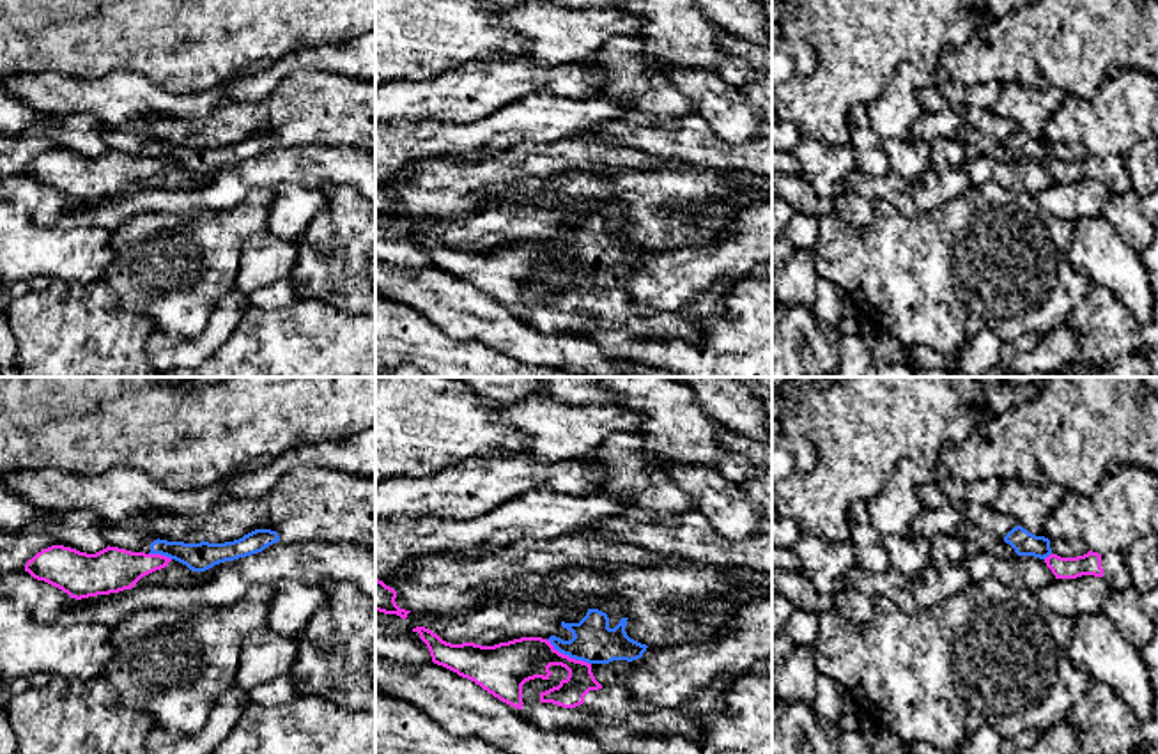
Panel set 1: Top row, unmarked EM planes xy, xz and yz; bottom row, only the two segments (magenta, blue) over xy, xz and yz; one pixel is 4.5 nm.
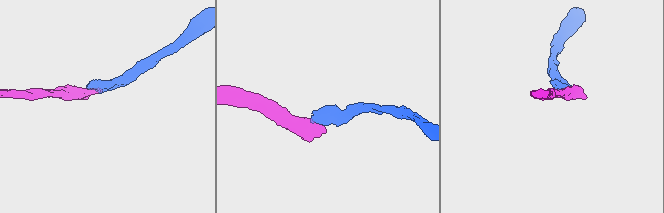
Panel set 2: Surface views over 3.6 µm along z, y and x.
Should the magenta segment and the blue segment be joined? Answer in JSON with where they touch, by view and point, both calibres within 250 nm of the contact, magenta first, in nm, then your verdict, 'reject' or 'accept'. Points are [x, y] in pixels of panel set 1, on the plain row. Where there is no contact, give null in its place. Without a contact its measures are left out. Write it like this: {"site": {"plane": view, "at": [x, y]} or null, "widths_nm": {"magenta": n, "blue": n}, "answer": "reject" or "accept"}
{"site": {"plane": "xz", "at": [567, 259]}, "widths_nm": {"magenta": 200, "blue": 190}, "answer": "reject"}

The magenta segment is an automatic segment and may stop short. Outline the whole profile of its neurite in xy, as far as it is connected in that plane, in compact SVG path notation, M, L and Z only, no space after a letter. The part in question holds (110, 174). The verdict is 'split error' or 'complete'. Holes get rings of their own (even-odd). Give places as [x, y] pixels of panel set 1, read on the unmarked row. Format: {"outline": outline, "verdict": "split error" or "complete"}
{"outline": "M51 149L28 163L25 175L81 204L131 193L142 181L168 170L170 165L161 158L131 156L110 149L96 158Z", "verdict": "complete"}

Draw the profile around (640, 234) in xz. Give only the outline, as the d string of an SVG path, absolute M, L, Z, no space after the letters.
M666 163L652 170L623 170L613 175L568 172L545 181L535 198L542 209L567 209L570 216L565 219L565 227L579 227L590 212L606 216L609 232L625 221L627 239L650 251L730 235L735 212L761 200L772 200L772 191L733 184L715 172L698 172L680 163Z

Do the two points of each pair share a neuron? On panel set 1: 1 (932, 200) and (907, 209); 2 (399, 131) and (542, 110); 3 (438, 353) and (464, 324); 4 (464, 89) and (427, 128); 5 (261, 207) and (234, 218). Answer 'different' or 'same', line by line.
1: different
2: same
3: different
4: different
5: same

